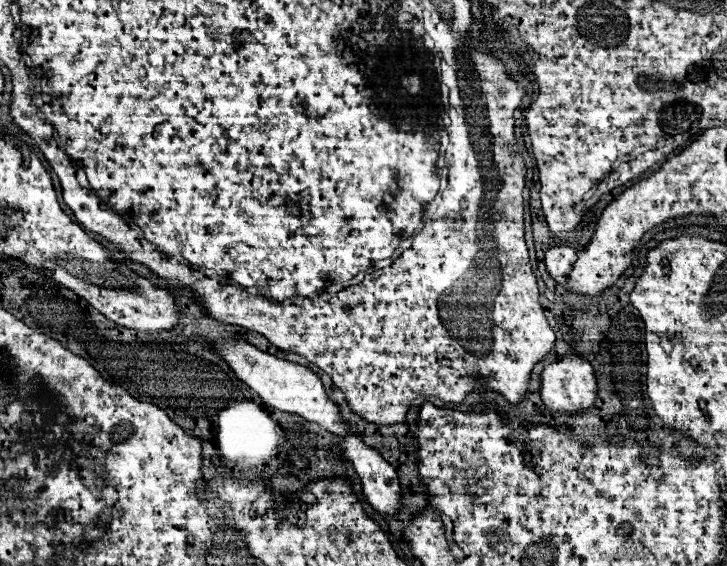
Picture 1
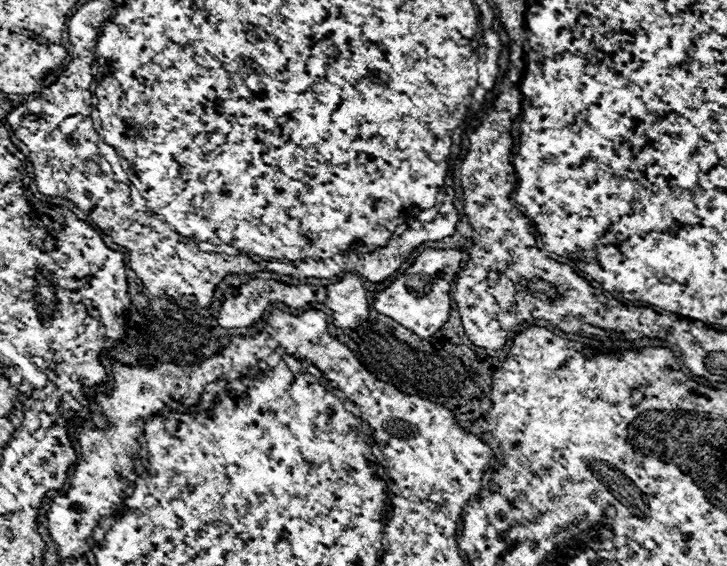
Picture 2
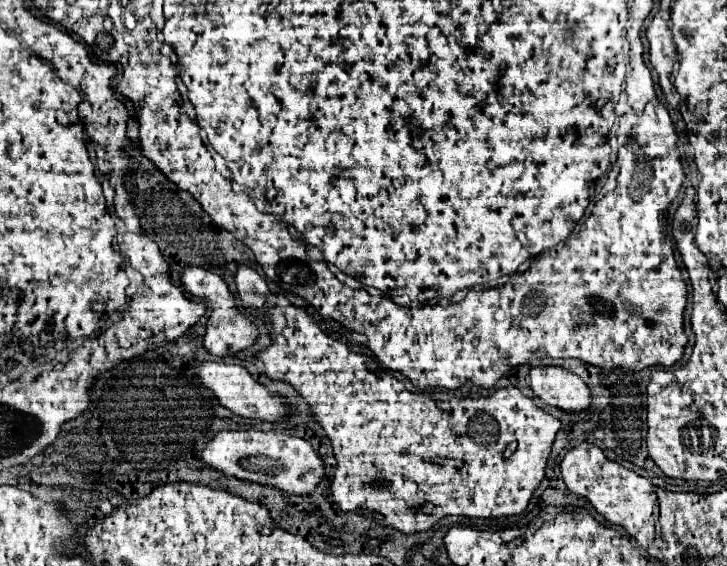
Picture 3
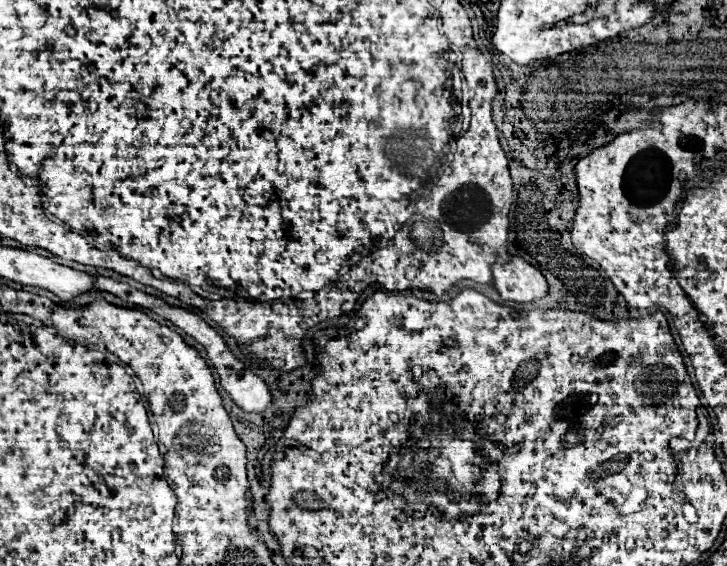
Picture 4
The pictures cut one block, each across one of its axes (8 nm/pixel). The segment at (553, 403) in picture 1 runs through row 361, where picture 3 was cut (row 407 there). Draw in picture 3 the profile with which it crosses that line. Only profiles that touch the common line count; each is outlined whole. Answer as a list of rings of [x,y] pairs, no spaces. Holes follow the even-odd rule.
[[[534,366],[530,388],[546,404],[566,412],[580,412],[590,406],[590,390],[584,380],[560,366]]]

